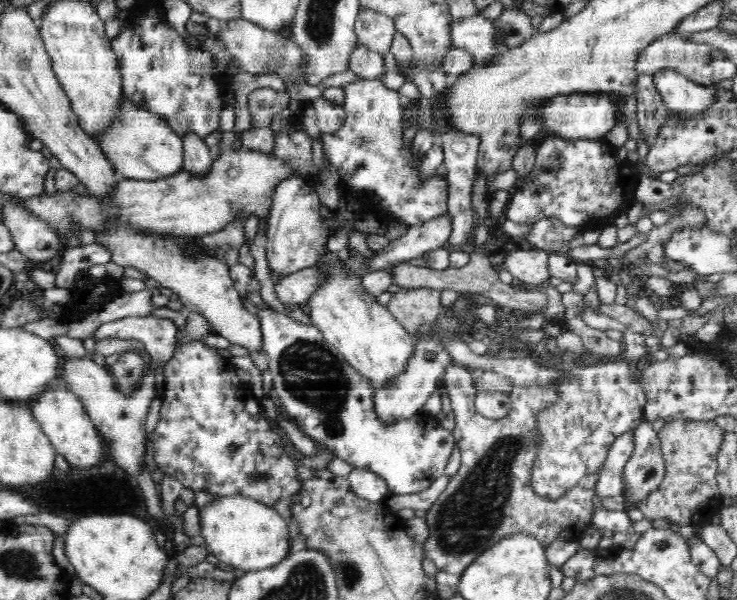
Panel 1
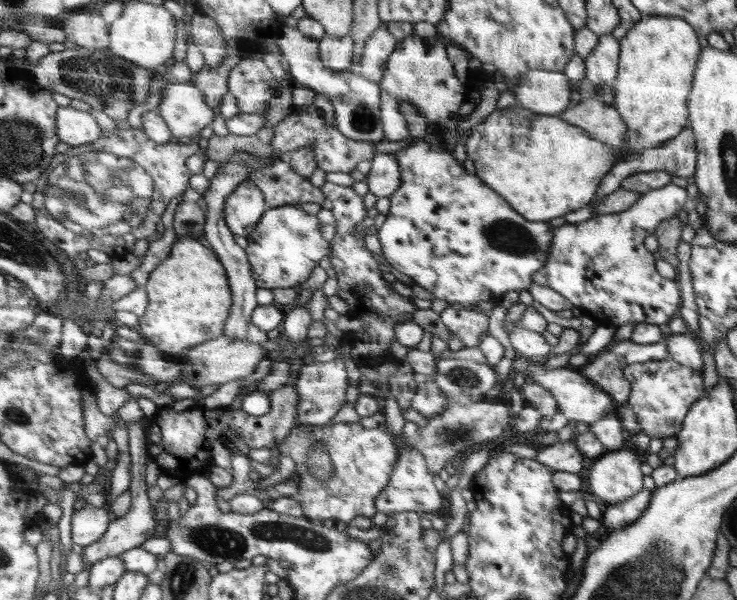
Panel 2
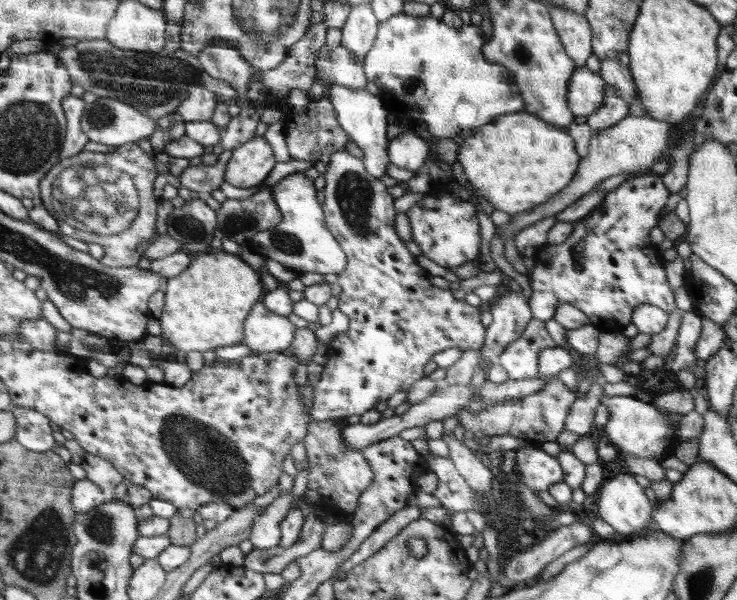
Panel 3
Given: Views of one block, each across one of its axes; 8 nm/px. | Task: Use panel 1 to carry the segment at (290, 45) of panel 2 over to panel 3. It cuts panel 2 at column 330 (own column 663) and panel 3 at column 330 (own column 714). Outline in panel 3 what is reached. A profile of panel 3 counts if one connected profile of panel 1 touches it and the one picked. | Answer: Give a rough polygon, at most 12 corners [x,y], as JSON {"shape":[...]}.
{"shape":[[332,86],[338,124],[374,178],[390,164],[384,102]]}

